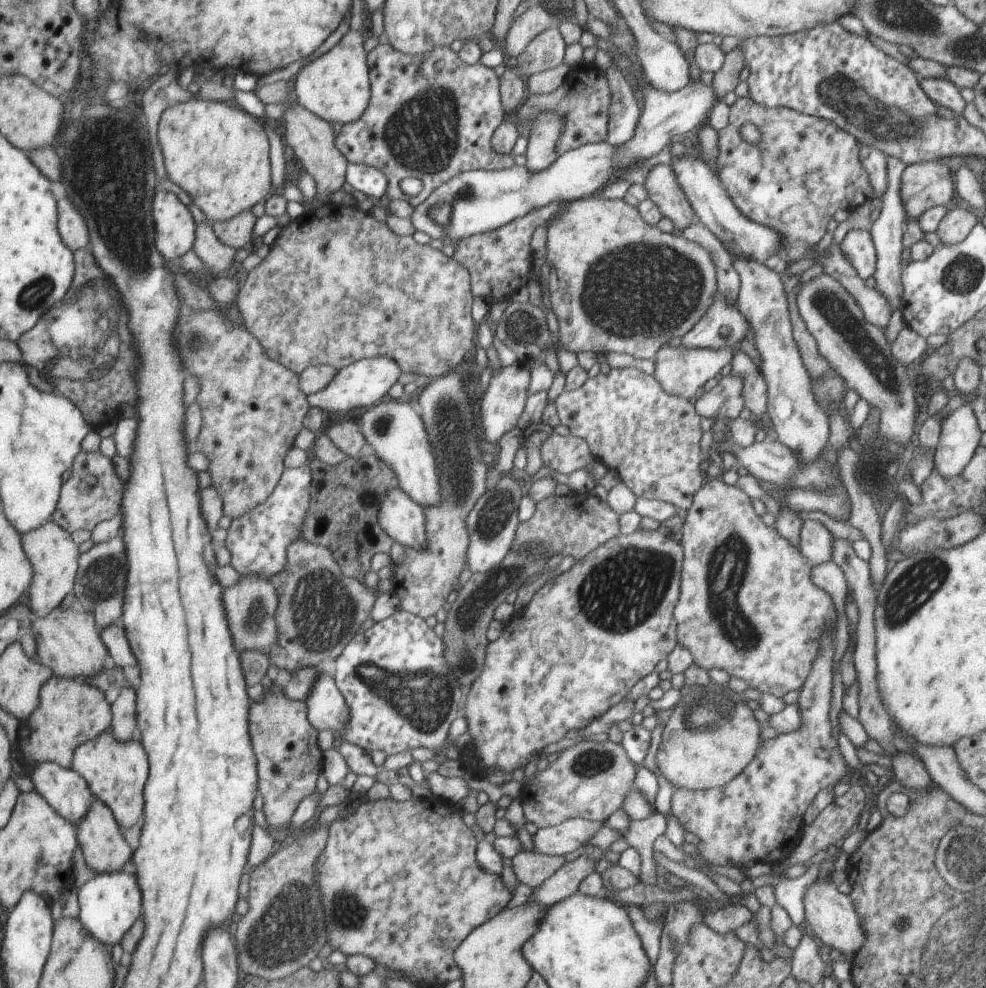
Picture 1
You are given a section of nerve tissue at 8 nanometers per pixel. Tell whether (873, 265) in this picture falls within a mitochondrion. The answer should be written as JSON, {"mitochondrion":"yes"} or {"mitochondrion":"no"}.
{"mitochondrion":"no"}

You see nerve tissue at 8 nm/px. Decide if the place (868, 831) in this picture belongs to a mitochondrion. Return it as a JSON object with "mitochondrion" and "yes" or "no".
{"mitochondrion":"no"}

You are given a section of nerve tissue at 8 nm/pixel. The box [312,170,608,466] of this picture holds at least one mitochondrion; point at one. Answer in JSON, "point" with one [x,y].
{"point":[445,212]}

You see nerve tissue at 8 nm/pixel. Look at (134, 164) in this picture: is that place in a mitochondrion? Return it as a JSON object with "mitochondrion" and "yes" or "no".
{"mitochondrion":"yes"}

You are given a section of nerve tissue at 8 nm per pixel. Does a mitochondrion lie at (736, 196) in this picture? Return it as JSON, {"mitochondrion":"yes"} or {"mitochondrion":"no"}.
{"mitochondrion":"no"}

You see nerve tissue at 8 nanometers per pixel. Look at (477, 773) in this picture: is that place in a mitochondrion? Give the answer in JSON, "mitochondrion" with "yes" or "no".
{"mitochondrion":"no"}

